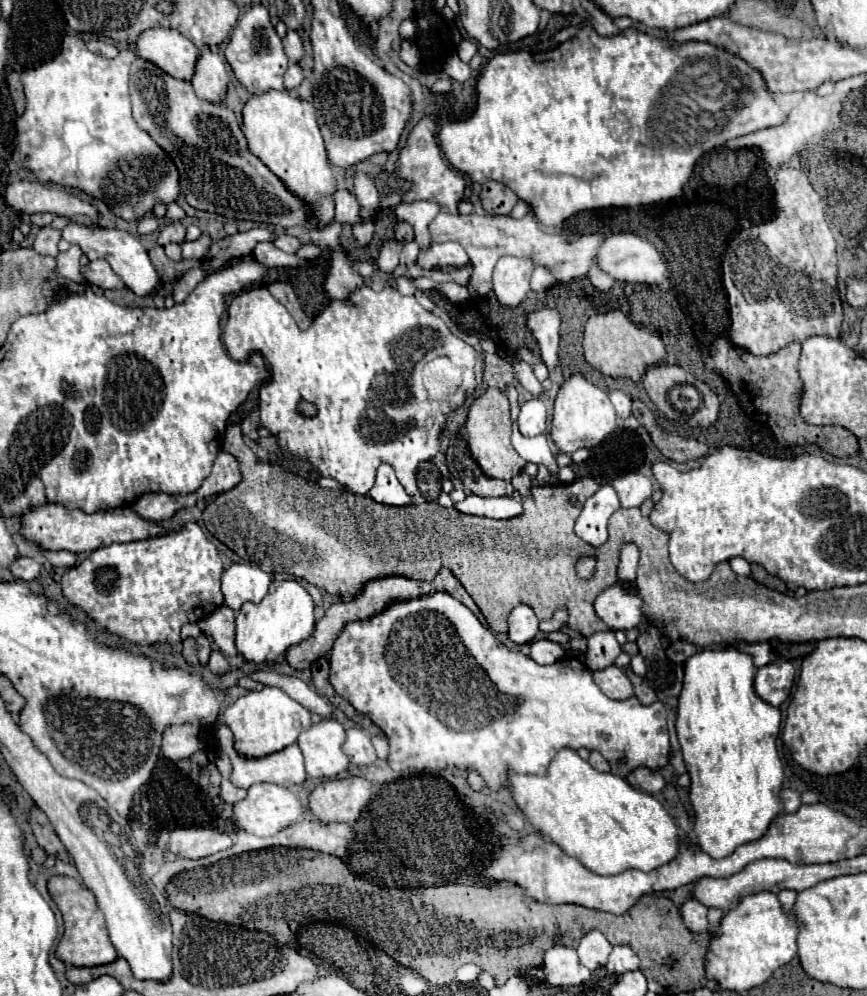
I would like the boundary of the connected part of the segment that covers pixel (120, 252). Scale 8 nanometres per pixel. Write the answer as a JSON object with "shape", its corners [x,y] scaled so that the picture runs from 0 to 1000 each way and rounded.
{"shape":[[[88,221],[72,231],[72,239],[81,245],[90,245],[95,249],[95,253],[101,257],[101,261],[122,259],[127,263],[129,271],[134,271],[134,275],[143,281],[145,289],[150,289],[157,297],[180,295],[180,291],[185,287],[185,277],[182,277],[180,269],[175,267],[171,253],[152,235],[148,235],[143,231],[125,231],[125,229],[113,229],[113,227],[106,229],[106,227],[95,225],[92,221]]]}

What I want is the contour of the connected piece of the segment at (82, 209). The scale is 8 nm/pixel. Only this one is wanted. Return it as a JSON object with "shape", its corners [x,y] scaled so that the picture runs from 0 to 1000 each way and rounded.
{"shape":[[[32,181],[12,185],[7,193],[7,203],[16,211],[30,215],[60,213],[67,217],[92,219],[92,221],[113,221],[115,215],[115,211],[108,205],[97,203],[95,199],[88,199],[78,193],[58,191],[46,183],[32,183]]]}

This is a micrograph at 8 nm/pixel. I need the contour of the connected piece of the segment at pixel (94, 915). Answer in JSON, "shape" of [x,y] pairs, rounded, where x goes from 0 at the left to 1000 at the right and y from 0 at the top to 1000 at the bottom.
{"shape":[[[60,880],[55,884],[55,898],[65,906],[74,924],[74,940],[65,952],[65,962],[76,970],[115,970],[134,964],[134,954],[125,942],[120,918],[111,910],[108,898],[90,884],[78,880]]]}

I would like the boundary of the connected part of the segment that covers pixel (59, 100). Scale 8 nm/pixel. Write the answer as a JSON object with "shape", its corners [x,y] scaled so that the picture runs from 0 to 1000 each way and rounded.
{"shape":[[[76,36],[72,52],[62,60],[25,74],[30,112],[18,119],[18,148],[28,169],[37,171],[46,183],[85,187],[120,201],[127,211],[143,221],[159,221],[173,213],[180,203],[196,205],[208,195],[205,175],[196,159],[152,118],[148,72],[155,60],[157,54],[148,48],[141,48],[134,58],[122,60],[104,52],[92,36]]]}

